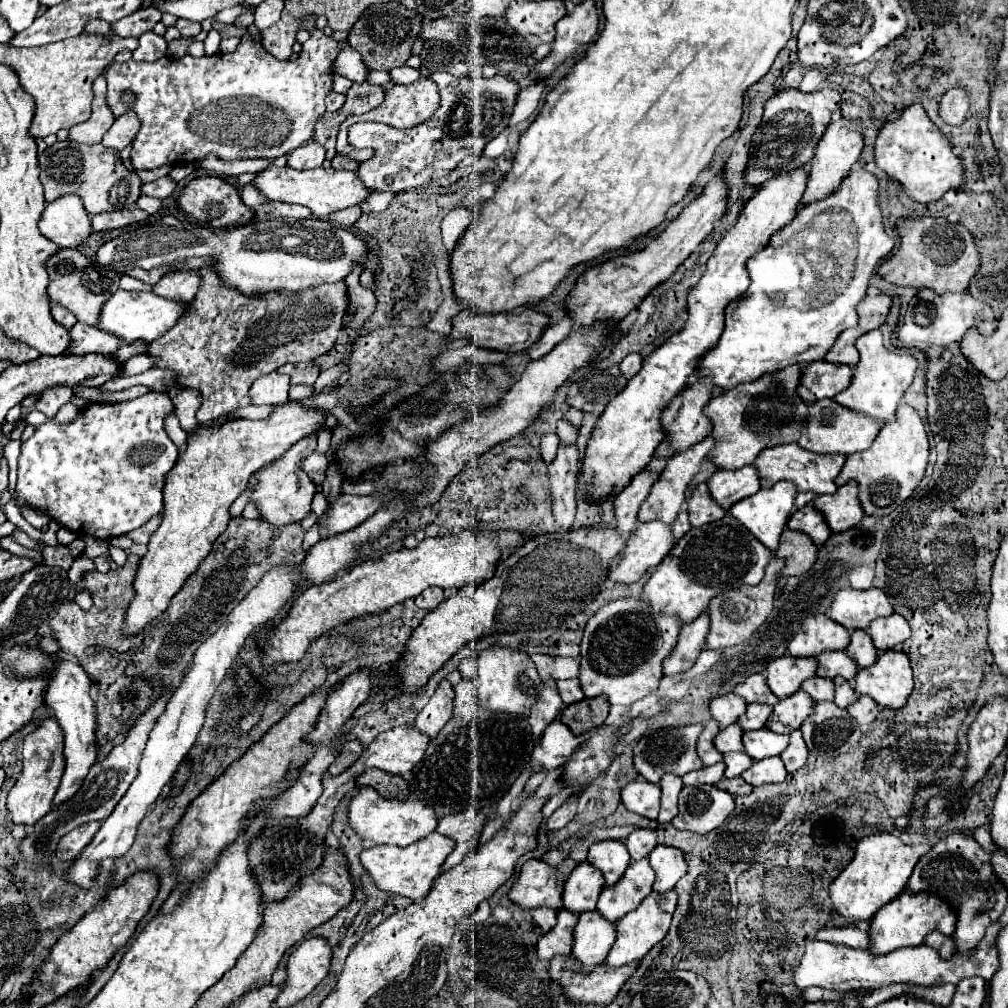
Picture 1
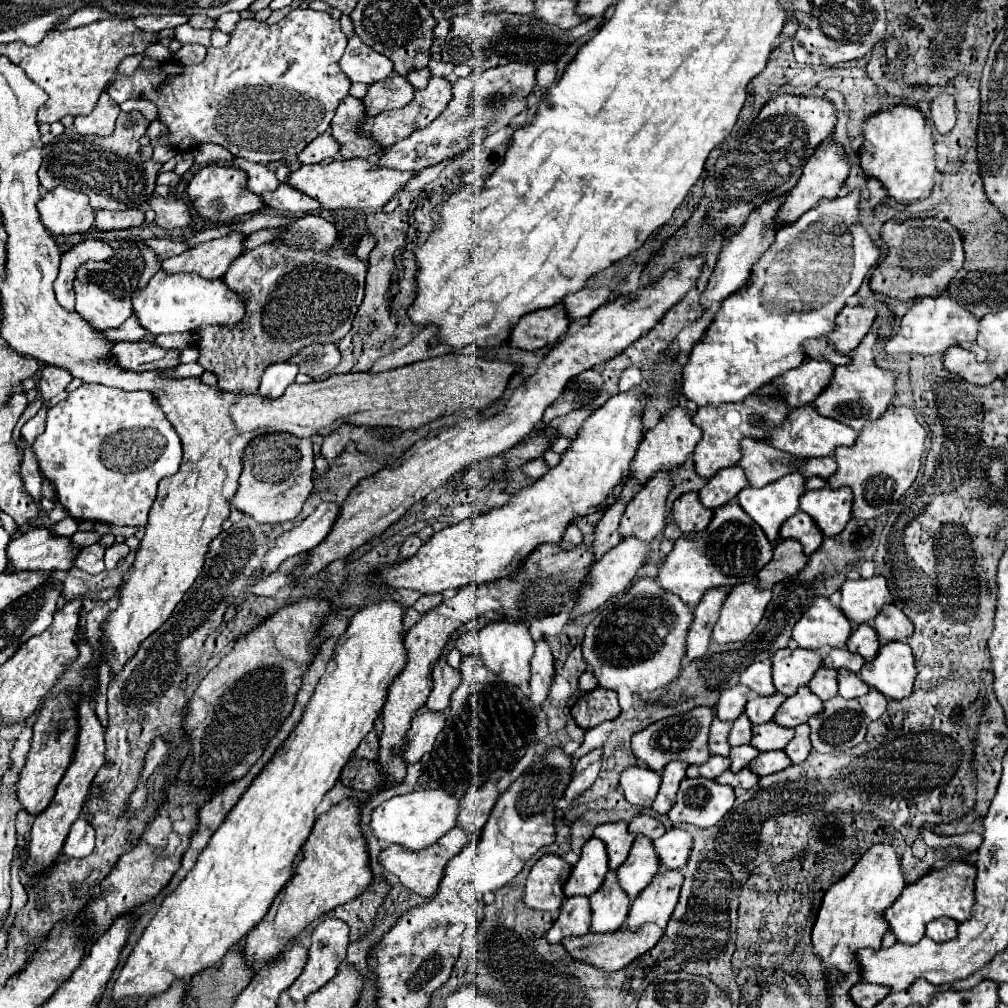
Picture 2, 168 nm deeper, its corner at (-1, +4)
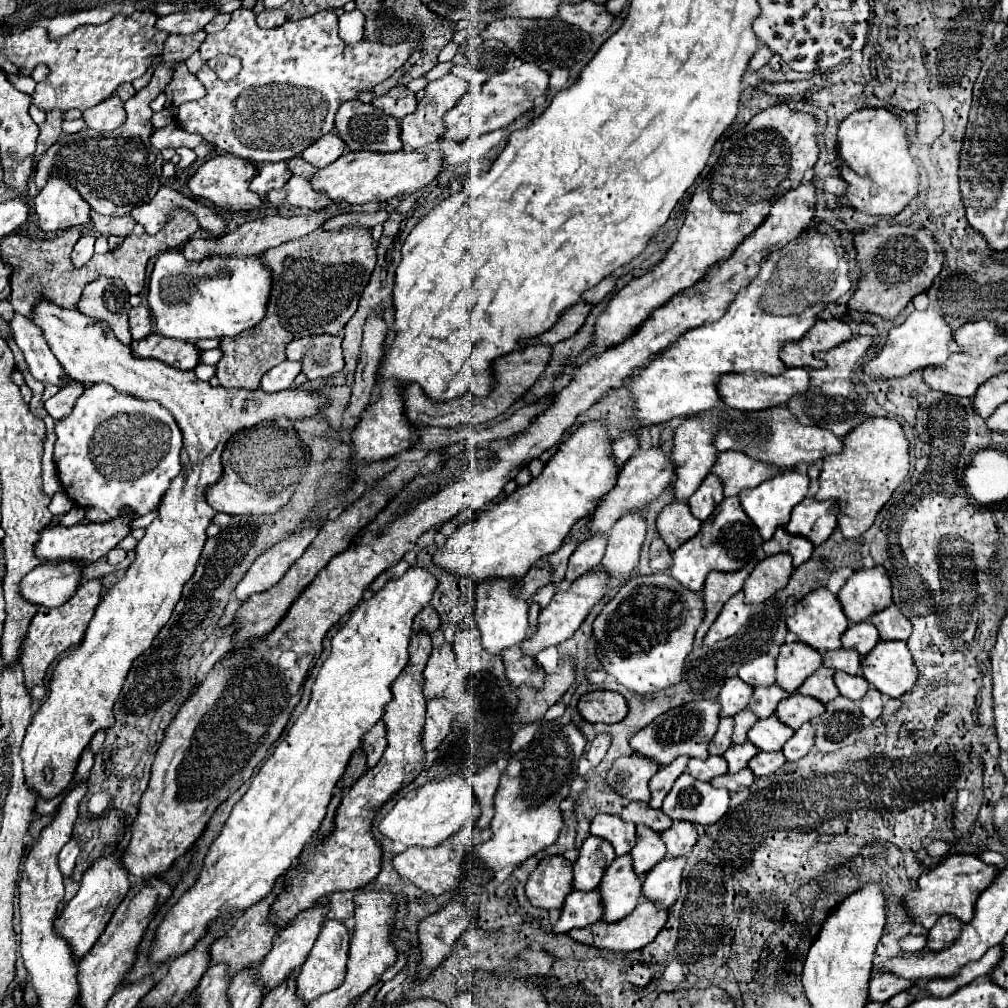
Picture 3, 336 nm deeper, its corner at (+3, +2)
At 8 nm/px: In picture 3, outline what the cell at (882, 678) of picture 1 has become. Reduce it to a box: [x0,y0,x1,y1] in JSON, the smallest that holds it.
[861,642,917,698]

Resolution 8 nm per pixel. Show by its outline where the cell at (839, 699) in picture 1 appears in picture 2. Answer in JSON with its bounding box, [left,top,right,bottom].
[839,668,869,698]

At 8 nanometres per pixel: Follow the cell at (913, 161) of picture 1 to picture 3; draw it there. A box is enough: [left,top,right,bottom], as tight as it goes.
[837,108,919,216]

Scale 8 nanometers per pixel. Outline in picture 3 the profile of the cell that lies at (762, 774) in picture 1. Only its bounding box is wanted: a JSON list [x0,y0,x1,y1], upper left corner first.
[749,752,785,776]

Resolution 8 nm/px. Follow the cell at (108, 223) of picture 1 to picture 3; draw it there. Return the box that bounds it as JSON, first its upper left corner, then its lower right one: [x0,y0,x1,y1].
[91,211,135,236]

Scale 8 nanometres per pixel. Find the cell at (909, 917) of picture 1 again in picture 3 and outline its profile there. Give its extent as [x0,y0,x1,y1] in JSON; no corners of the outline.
[901,854,997,930]

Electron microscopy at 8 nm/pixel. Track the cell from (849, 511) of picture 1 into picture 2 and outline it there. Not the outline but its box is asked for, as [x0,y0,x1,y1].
[799,488,851,536]

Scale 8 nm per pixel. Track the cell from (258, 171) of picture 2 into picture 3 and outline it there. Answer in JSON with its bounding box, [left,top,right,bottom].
[249,162,291,196]

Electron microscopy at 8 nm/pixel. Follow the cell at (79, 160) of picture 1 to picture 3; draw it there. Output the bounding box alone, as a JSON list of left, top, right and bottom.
[35,30,207,216]

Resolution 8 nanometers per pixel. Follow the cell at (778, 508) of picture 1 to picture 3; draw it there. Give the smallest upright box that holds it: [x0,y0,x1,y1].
[739,472,809,540]

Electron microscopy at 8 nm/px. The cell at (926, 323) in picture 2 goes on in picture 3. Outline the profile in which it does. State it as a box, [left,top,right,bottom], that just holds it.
[865,310,961,380]

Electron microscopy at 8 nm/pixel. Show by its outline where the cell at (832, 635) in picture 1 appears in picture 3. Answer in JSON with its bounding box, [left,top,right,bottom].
[787,588,849,652]

